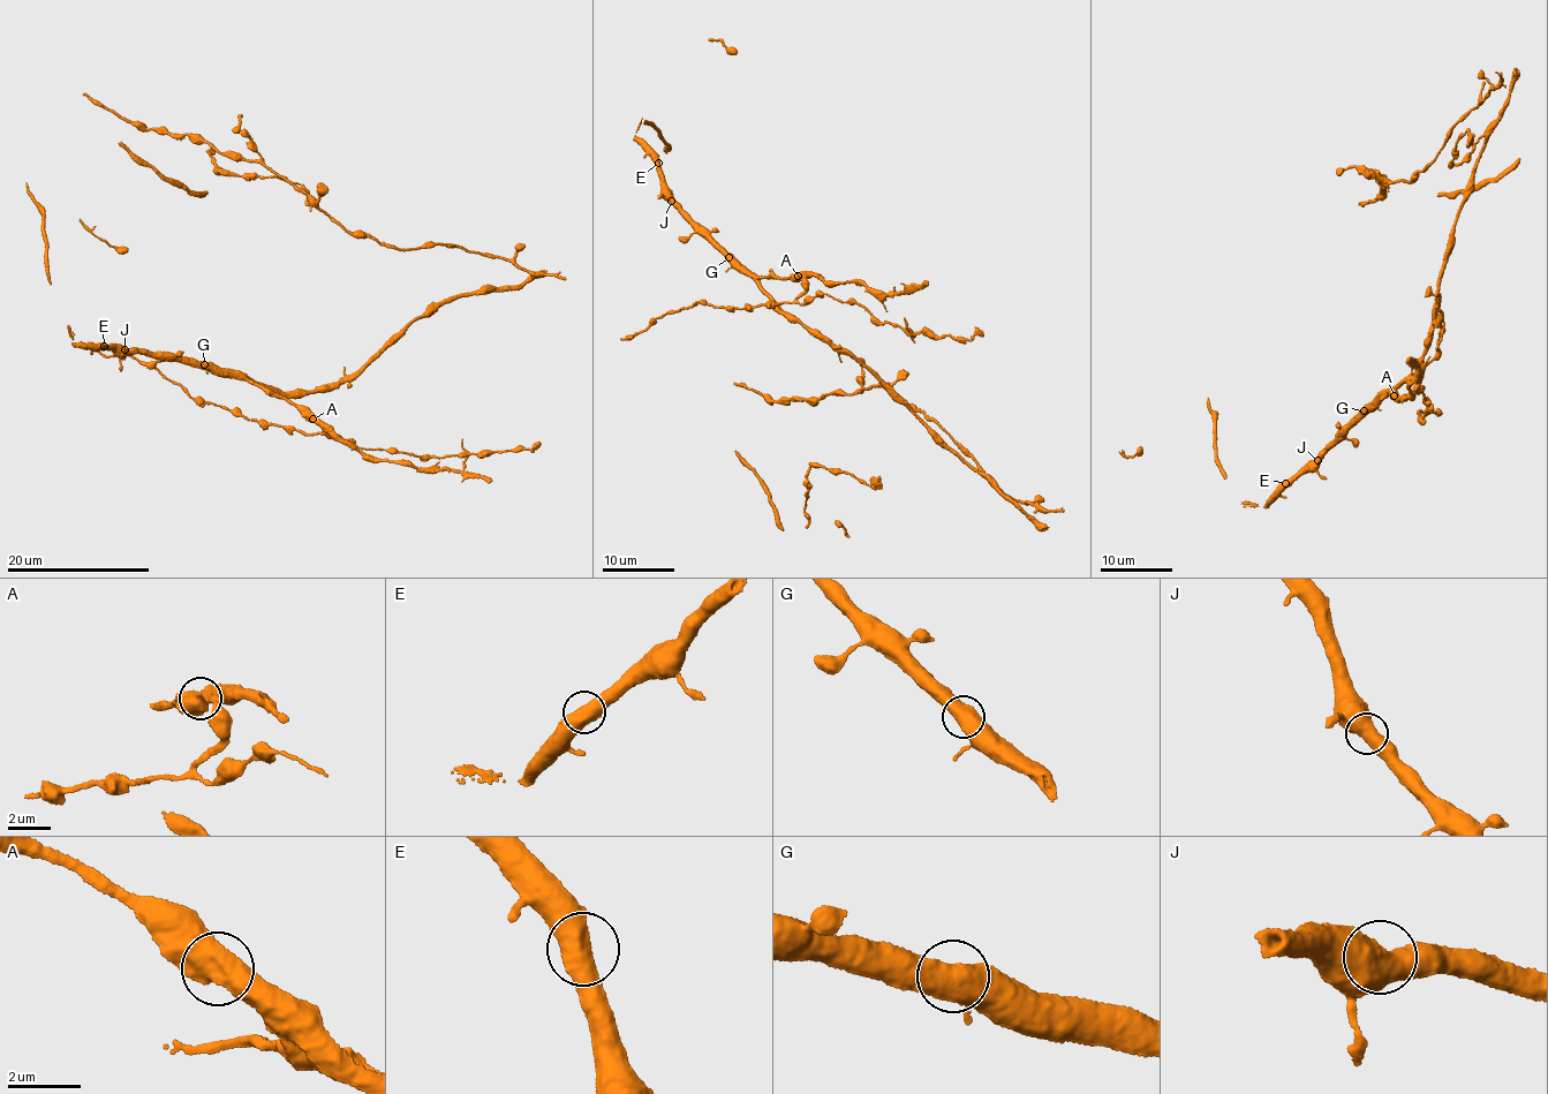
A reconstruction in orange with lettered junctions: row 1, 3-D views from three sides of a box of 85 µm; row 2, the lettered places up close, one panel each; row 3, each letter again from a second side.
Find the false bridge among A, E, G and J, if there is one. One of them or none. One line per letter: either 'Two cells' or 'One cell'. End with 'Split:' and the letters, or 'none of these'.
A: One cell
E: One cell
G: One cell
J: One cell
Split: none of these

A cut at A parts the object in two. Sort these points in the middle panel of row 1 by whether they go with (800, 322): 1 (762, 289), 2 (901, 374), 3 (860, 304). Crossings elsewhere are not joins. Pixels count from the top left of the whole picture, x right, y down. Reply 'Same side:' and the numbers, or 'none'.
Same side: 1, 2

